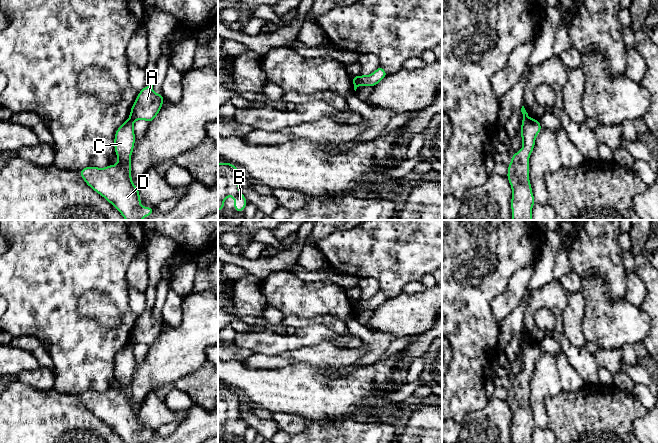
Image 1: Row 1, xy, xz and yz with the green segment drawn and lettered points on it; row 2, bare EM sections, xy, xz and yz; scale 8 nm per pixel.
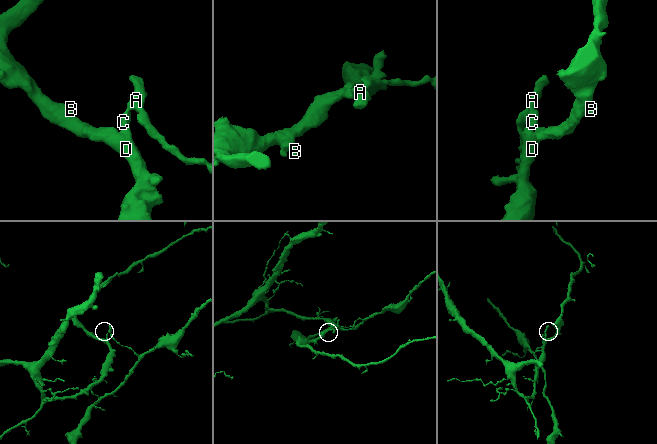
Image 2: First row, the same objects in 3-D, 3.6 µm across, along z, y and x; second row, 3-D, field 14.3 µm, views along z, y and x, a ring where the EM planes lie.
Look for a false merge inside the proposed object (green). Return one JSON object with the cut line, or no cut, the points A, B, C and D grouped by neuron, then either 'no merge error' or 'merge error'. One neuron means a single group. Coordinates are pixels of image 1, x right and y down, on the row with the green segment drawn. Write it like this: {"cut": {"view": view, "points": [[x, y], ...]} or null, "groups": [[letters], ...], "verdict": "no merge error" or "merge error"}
{"cut": {"view": "xy", "points": [[129, 117], [133, 120]]}, "groups": [["A"], ["B", "C", "D"]], "verdict": "merge error"}

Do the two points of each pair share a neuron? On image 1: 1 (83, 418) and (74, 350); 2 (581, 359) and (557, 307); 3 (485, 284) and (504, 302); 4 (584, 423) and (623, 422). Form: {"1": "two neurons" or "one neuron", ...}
{"1": "two neurons", "2": "one neuron", "3": "two neurons", "4": "one neuron"}

